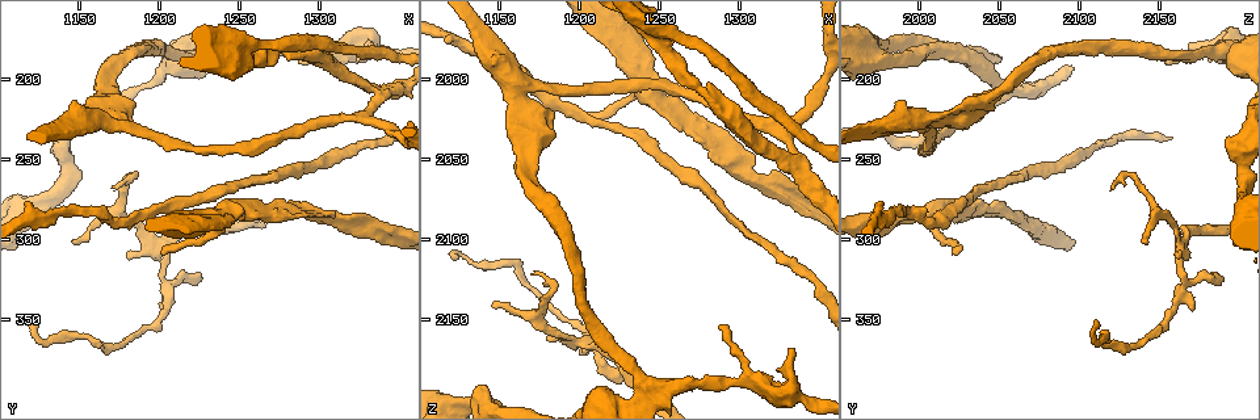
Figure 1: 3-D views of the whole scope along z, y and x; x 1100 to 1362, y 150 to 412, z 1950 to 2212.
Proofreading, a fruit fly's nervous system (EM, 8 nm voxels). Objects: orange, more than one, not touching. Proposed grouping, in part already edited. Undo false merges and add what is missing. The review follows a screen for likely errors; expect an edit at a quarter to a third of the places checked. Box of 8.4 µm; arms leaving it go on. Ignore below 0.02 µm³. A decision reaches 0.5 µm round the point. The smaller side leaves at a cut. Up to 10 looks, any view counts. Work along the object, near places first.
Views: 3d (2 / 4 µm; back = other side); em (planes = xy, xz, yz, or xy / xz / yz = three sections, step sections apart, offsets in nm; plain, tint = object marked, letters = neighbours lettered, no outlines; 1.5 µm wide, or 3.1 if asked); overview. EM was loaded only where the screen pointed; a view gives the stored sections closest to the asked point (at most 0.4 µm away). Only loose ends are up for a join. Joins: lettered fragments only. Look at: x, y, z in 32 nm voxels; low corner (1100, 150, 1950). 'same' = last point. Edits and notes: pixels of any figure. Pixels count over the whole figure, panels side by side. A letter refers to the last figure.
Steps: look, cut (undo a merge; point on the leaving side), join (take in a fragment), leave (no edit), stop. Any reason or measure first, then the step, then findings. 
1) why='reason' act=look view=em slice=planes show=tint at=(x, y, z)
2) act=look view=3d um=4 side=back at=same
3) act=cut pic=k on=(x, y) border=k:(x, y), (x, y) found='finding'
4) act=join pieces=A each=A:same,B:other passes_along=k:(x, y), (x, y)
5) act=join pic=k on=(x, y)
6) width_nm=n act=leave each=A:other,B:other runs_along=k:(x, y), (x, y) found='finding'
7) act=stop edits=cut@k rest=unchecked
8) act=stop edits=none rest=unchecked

act=look view=em slice=planes show=letters at=(1336, 210, 2050)

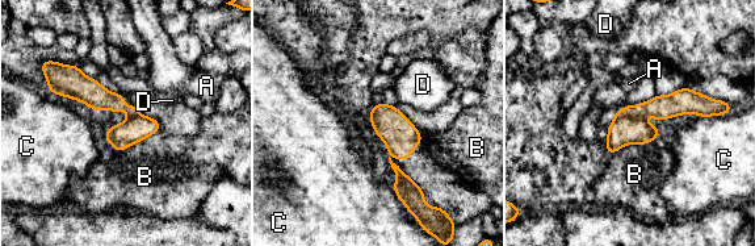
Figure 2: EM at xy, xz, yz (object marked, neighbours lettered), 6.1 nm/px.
width_nm=160 act=cut pic=2 on=(661, 107) each=A:other,B:other,C:other,D:other found='two neurons meet here'

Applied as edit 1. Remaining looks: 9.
act=look view=overview

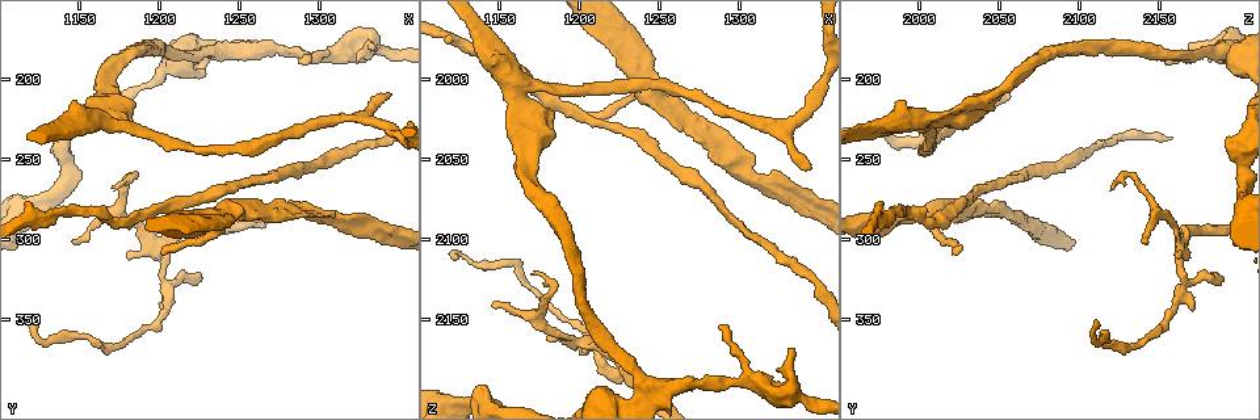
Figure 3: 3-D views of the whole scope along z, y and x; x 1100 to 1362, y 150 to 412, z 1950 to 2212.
why='three-way junction' act=look view=3d um=2 at=(1198, 304, 2164)

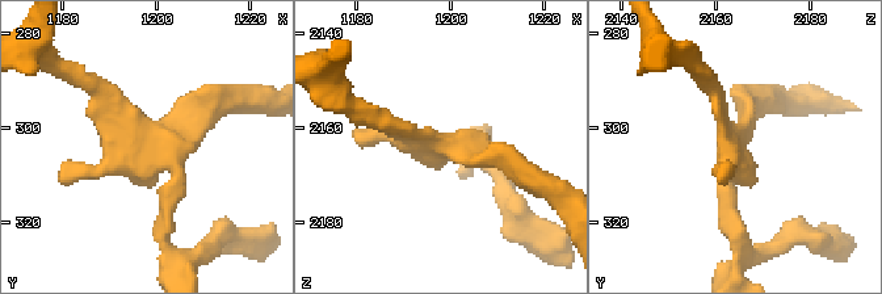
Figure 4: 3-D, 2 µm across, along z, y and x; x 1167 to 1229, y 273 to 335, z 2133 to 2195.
why='shape alone is not enough' act=look view=em slice=xz step=4 show=letters at=(1200, 304, 2164)

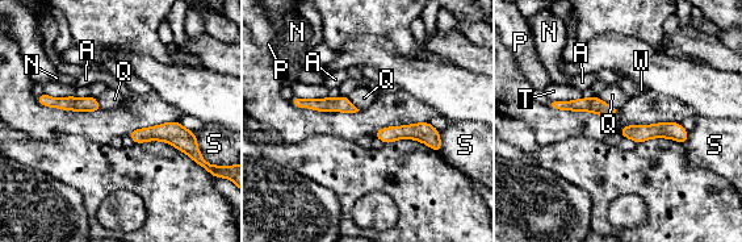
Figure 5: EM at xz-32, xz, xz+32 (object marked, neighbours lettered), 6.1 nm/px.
act=leave each=A:other,N:other,P:other,Q:other,S:other,T:other,W:other runs_along=5:(553, 104), (596, 105), (613, 112) found='one neuron here'

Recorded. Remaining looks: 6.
why='an open end' act=look view=3d um=4 at=(1200, 308, 2020)

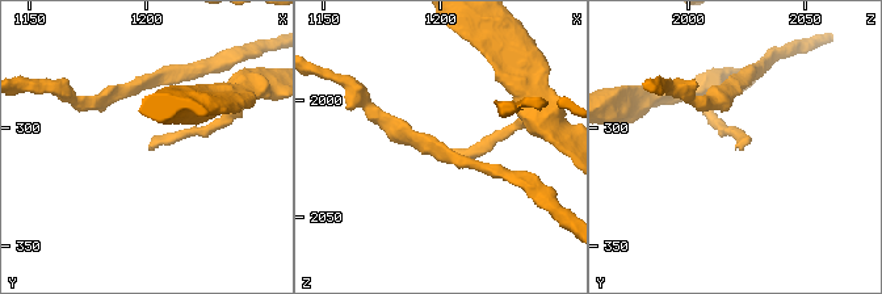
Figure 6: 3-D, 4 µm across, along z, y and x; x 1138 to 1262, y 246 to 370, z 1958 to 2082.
why='now the EM' act=look view=em slice=planes show=letters at=(1202, 308, 2020)

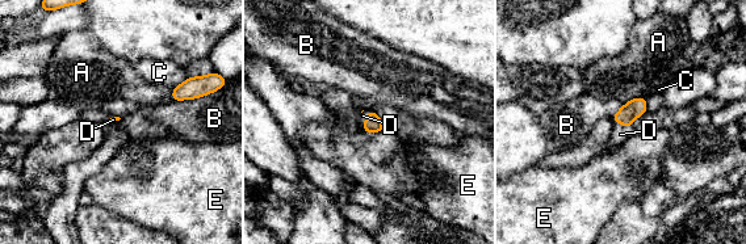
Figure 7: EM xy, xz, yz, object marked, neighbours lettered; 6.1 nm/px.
longest_contact=B:220nm act=join pieces=D each=A:other,B:other,C:other,D:same,E:other found='it goes on there'

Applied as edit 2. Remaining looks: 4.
act=stop edits=cut@2,join@7 rest=unchecked

